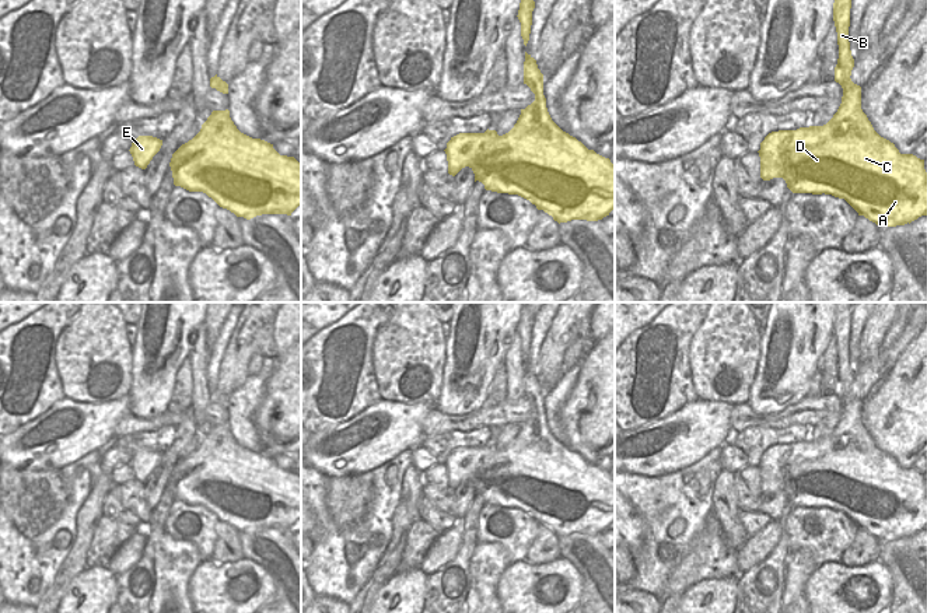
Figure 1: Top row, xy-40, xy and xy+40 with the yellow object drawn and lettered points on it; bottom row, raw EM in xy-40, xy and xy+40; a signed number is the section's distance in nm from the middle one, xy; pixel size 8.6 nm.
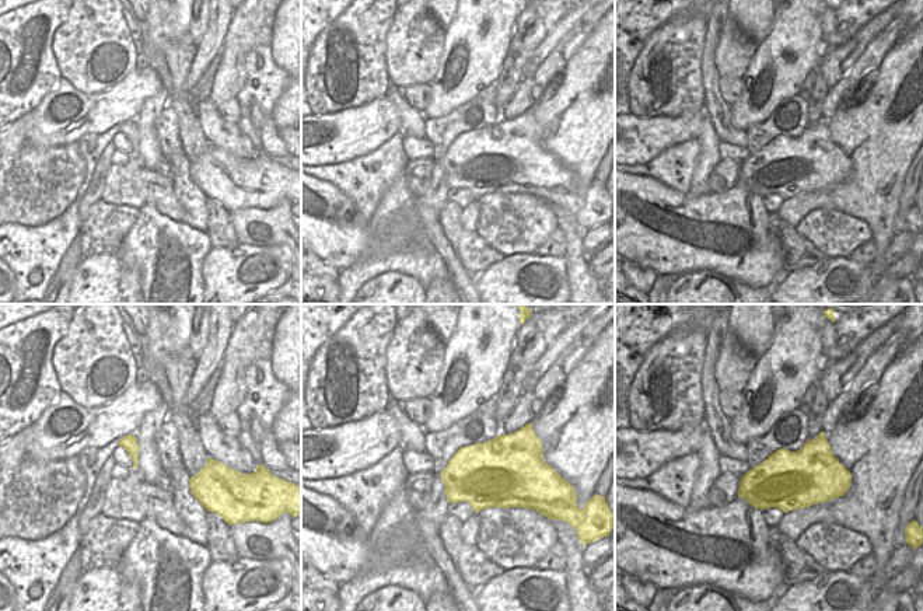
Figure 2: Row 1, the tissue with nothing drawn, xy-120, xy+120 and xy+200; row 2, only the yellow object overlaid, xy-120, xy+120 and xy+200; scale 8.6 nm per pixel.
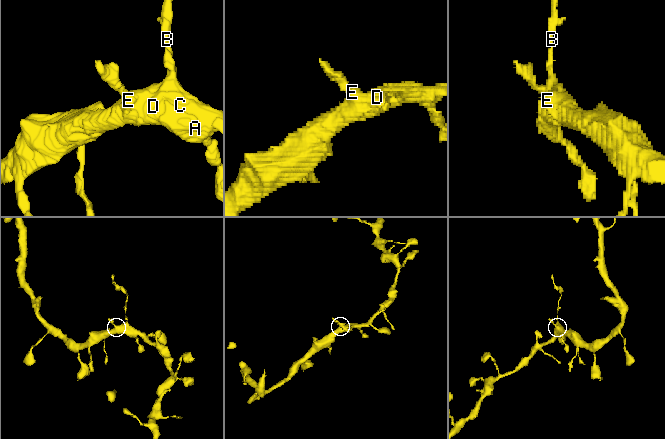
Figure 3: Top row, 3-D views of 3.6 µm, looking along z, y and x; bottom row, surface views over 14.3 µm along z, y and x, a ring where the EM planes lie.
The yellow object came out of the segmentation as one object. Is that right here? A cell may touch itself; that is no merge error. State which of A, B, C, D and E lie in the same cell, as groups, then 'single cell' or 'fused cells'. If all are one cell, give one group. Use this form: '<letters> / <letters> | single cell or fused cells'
A C D E / B | fused cells

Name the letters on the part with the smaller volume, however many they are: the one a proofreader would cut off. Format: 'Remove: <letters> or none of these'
Remove: B

